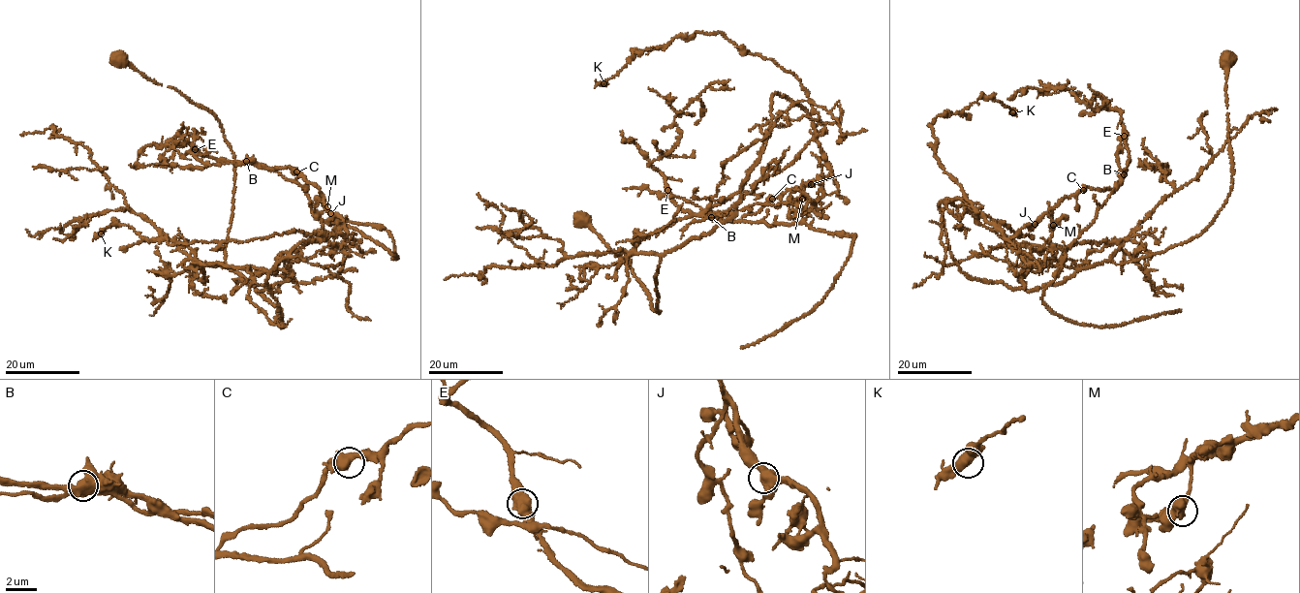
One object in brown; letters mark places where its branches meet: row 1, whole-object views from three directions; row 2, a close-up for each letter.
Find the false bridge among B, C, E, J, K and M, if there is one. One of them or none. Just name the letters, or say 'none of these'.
B

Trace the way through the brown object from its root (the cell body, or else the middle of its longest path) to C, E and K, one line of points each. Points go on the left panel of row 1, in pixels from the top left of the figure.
C: (118, 58), (211, 112), (233, 156), (226, 265), (197, 263), (276, 272), (303, 240), (346, 235), (296, 171)
E: (118, 58), (233, 156), (226, 265), (197, 263), (276, 272), (347, 234), (292, 167), (195, 149)
K: (118, 58), (211, 112), (233, 156), (226, 265), (197, 263), (276, 272), (324, 239), (101, 234)

